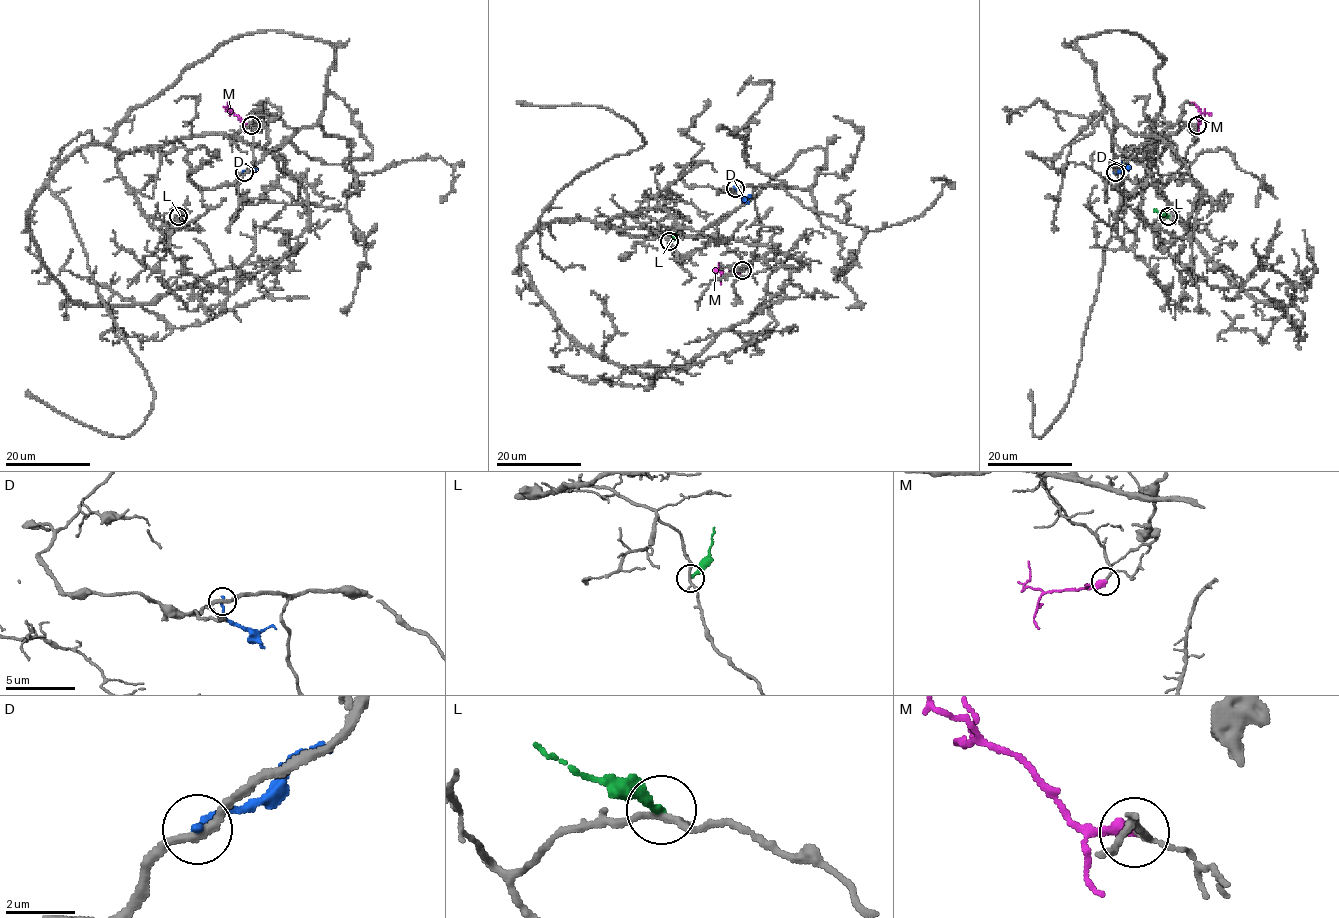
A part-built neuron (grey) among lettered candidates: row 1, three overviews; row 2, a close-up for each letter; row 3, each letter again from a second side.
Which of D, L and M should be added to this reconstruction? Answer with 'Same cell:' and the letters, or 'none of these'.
Same cell: M

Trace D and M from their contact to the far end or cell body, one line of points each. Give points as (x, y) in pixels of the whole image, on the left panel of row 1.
D: (244, 172), (260, 163)
M: (250, 124), (245, 124), (226, 108), (227, 102)

